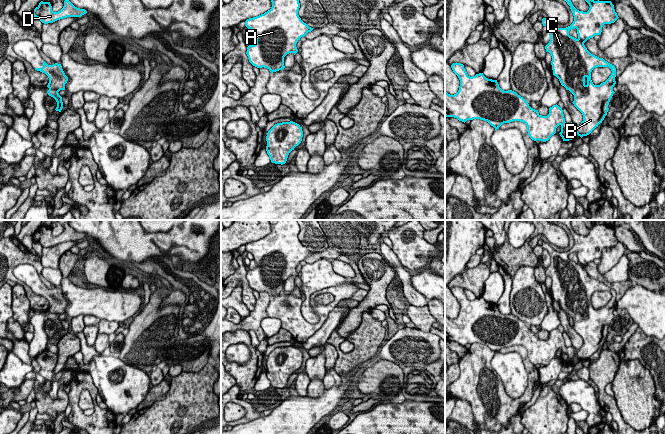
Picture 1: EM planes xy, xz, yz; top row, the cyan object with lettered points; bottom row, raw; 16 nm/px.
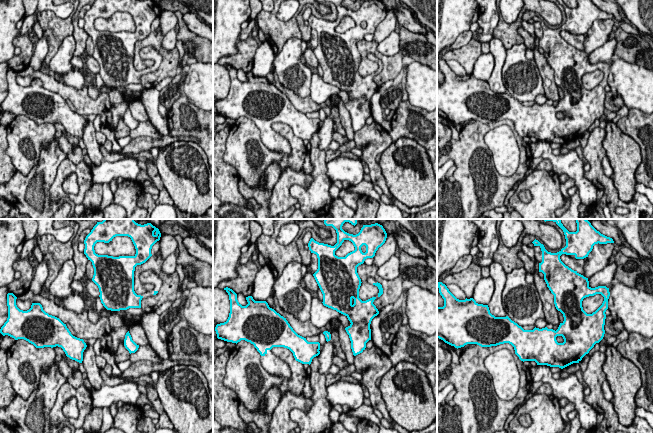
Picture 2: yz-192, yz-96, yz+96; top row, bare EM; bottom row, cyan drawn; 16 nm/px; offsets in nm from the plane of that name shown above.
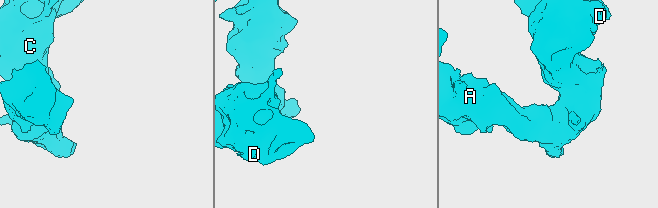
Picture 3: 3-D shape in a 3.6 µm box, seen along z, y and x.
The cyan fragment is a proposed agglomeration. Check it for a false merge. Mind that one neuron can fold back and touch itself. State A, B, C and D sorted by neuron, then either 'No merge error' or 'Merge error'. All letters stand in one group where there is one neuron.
Groups: A B C D. No merge error

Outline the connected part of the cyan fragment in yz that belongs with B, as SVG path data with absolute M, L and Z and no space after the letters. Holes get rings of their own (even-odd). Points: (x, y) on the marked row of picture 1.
M564 0L570 6L574 16L573 23L566 28L557 28L551 20L543 18L543 26L547 26L550 31L550 41L545 46L546 52L552 56L553 75L556 76L561 85L574 95L574 106L582 113L583 121L580 125L566 123L563 110L557 104L549 108L549 114L542 116L538 110L531 108L528 102L512 90L504 91L499 87L497 80L486 78L483 73L470 77L464 65L453 63L451 68L460 80L459 90L456 94L450 95L445 91L445 116L454 117L459 121L480 119L487 121L495 128L495 131L504 123L520 121L526 124L529 137L534 141L546 142L556 133L556 128L560 125L559 133L563 141L572 140L576 132L581 138L589 135L604 120L609 110L609 102L615 93L613 87L616 84L616 68L603 58L591 54L584 43L593 38L595 35L601 35L604 24L614 23L619 17L615 12L614 5L611 1L594 1L585 0L590 8L587 12L577 10L571 0ZM577 29L578 38L569 35L569 31ZM596 67L609 67L612 71L609 78L600 85L594 85L591 80L591 72Z

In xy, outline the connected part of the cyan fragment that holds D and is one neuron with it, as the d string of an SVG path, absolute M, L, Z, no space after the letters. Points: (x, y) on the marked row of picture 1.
M69 0L64 1L63 8L58 12L52 11L50 2L43 1L33 11L34 17L38 18L44 24L53 23L67 17L81 17L86 13L85 9L75 7Z

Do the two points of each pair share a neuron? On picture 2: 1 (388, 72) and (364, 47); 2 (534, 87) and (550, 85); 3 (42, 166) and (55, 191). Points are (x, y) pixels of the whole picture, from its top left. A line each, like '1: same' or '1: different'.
1: same
2: different
3: different

